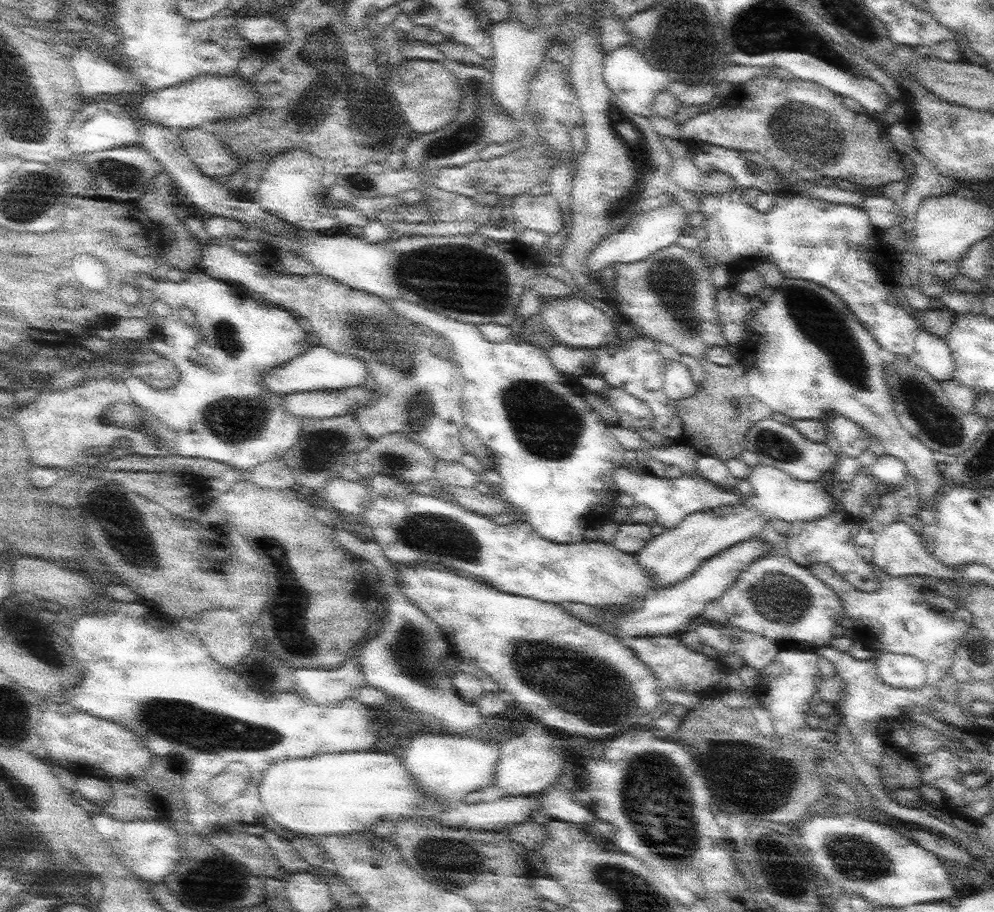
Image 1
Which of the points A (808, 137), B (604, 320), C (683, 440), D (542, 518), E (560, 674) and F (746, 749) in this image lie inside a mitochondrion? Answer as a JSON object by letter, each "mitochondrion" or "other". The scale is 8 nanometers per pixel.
{"A":"mitochondrion","B":"other","C":"other","D":"other","E":"mitochondrion","F":"mitochondrion"}

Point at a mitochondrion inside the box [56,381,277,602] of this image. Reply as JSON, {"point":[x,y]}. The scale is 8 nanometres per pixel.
{"point":[235,422]}

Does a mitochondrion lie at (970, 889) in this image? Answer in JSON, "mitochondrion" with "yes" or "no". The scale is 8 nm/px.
{"mitochondrion":"no"}

